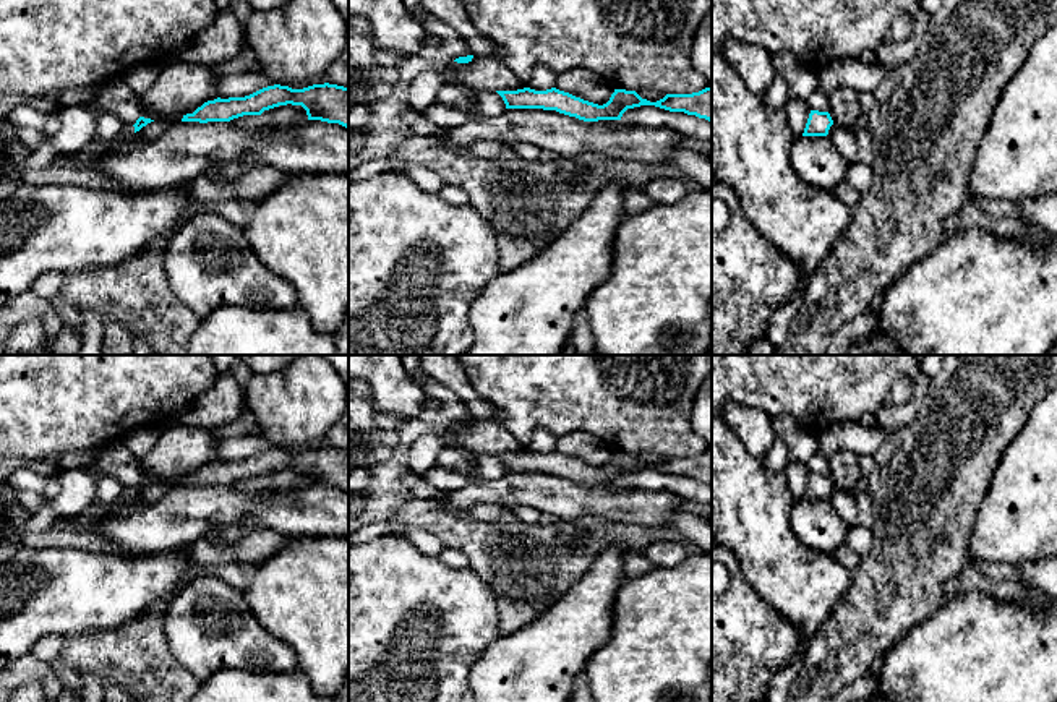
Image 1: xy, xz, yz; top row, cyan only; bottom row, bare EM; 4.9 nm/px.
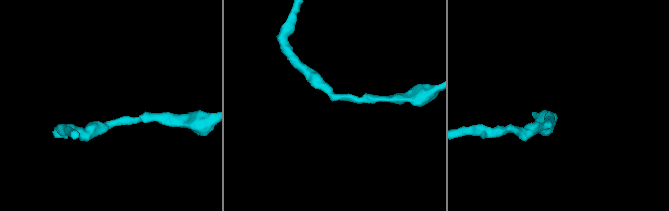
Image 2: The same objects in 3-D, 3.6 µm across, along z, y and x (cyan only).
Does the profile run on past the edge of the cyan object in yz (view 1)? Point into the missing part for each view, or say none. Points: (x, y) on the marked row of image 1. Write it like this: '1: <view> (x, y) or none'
1: none

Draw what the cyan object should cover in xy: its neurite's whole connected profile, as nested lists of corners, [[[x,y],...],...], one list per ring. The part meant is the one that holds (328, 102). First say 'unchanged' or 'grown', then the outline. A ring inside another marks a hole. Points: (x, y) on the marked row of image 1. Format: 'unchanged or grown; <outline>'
unchanged; [[[313,84],[303,89],[267,86],[245,97],[214,99],[204,102],[182,122],[230,122],[243,115],[261,115],[279,105],[302,105],[308,120],[339,123],[349,128],[349,88],[337,84]]]

